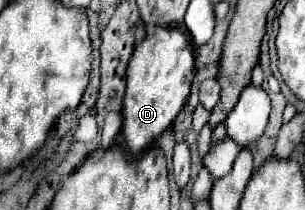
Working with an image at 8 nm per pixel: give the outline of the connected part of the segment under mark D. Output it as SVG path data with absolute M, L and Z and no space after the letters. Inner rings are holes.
M156 26L154 34L146 36L136 46L132 62L128 64L128 84L124 94L124 124L122 134L130 152L138 154L148 146L160 132L172 126L174 118L188 100L190 84L194 78L194 46L180 28Z

